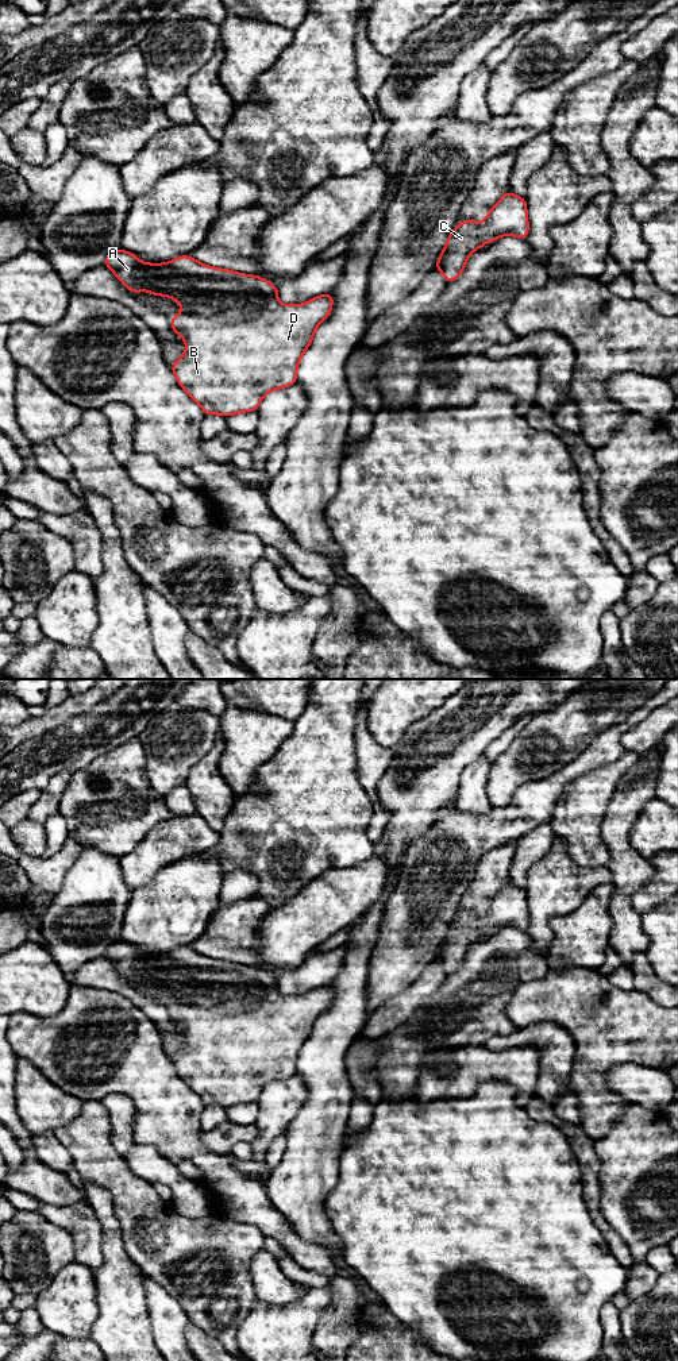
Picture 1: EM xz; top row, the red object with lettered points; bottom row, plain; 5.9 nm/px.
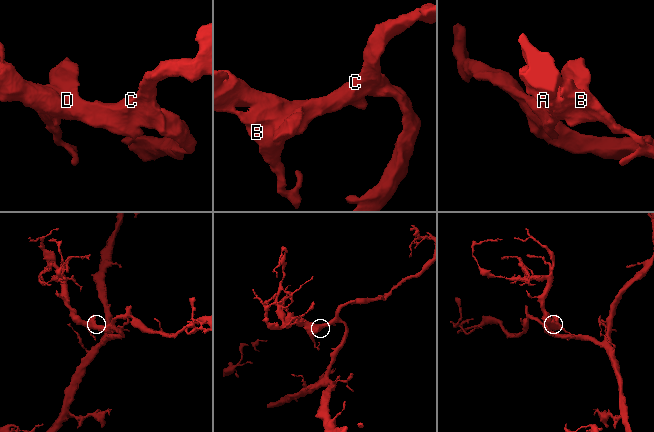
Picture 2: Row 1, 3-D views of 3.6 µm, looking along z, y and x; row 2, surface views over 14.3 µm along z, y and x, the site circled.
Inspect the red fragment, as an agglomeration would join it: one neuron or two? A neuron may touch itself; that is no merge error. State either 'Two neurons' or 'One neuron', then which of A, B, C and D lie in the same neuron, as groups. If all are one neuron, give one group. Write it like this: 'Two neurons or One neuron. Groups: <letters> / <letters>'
One neuron. Groups: A B C D

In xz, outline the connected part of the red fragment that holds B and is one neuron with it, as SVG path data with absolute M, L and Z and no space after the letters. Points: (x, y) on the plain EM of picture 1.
M118 940L108 944L104 957L135 986L149 982L151 987L174 990L186 999L173 1006L170 1013L172 1021L185 1032L186 1044L169 1057L178 1076L203 1099L204 1107L217 1104L228 1109L258 1102L266 1084L296 1075L298 1053L312 1034L316 1019L330 1007L334 996L331 983L301 996L282 996L277 991L278 978L266 969L205 957L190 946L181 946L167 955L143 955L135 945Z

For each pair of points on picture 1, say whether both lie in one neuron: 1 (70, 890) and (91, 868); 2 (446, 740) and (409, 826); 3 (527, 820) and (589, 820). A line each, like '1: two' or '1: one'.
1: one
2: one
3: two

